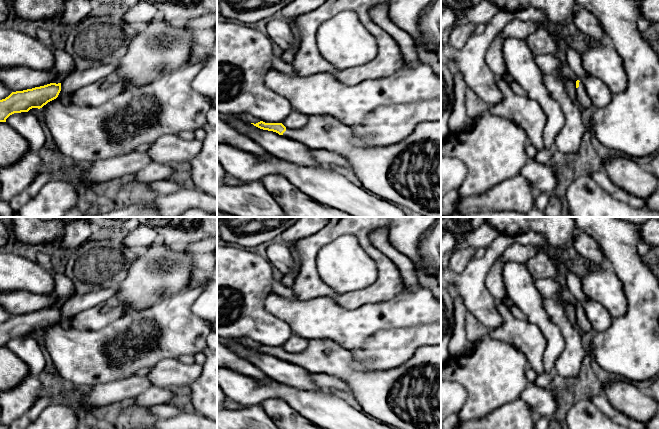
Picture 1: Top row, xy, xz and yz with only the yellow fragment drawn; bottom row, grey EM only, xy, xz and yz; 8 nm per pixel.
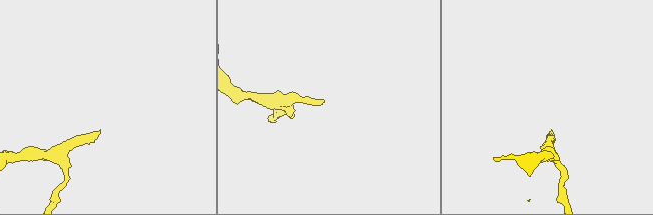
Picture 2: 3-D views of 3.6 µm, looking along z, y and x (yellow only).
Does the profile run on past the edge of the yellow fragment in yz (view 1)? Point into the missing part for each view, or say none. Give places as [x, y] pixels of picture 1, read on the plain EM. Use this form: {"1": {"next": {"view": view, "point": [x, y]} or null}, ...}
{"1": {"next": {"view": "yz", "point": [582, 321]}}}

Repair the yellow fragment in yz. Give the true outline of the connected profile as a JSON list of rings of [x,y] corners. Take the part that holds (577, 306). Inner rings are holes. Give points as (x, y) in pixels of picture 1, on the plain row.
[[[579,304],[576,305],[575,320],[576,320],[578,327],[583,332],[588,332],[592,329],[592,325],[590,324],[583,307],[580,306]]]

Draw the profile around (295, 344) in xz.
[[[292,334],[289,340],[283,345],[283,349],[289,353],[299,353],[304,351],[308,346],[309,339]]]

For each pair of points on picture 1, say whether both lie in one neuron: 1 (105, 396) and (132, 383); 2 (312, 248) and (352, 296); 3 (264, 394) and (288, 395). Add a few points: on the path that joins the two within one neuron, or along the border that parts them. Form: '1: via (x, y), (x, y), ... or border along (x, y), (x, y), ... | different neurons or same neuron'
1: via (112, 392), (125, 388) | same neuron
2: via (342, 230), (354, 230), (382, 261), (382, 280) | same neuron
3: via (270, 392), (282, 392) | same neuron

